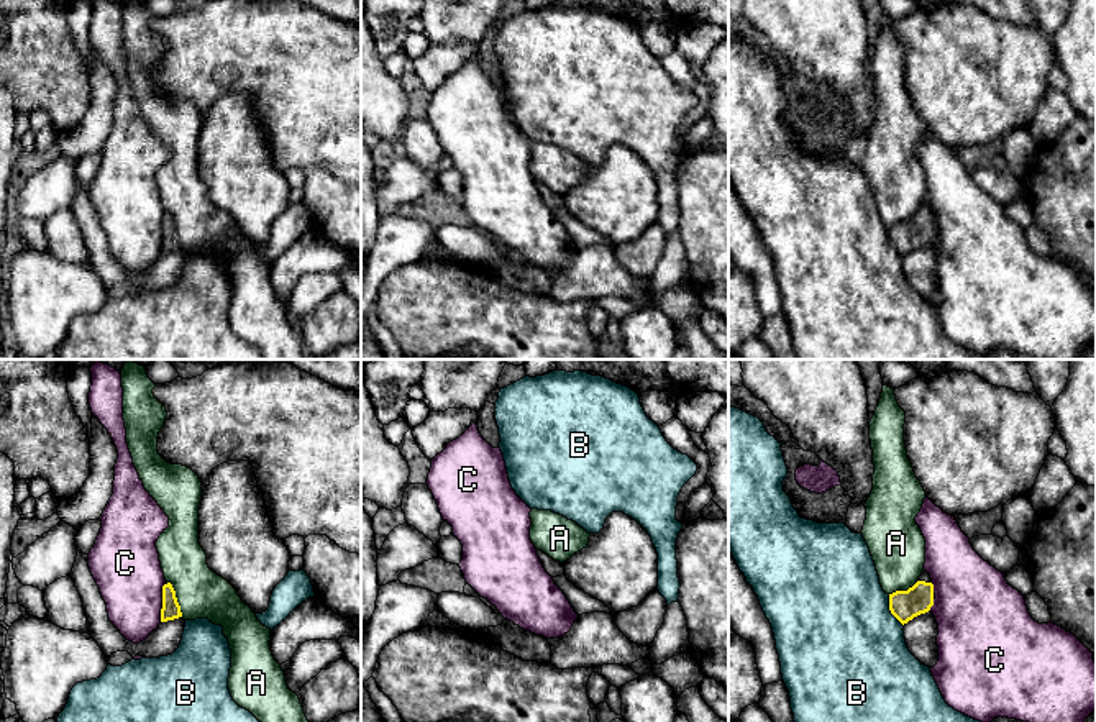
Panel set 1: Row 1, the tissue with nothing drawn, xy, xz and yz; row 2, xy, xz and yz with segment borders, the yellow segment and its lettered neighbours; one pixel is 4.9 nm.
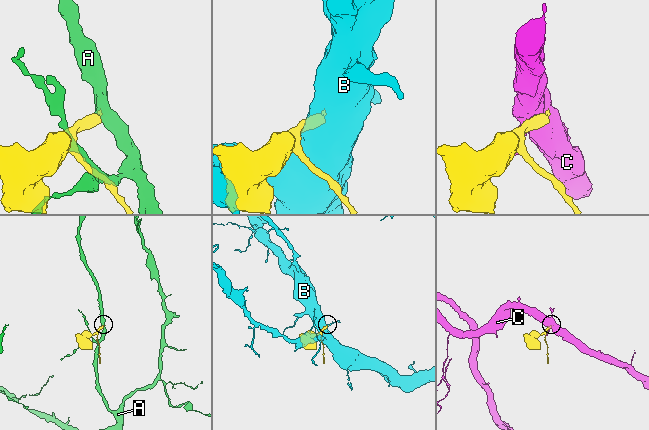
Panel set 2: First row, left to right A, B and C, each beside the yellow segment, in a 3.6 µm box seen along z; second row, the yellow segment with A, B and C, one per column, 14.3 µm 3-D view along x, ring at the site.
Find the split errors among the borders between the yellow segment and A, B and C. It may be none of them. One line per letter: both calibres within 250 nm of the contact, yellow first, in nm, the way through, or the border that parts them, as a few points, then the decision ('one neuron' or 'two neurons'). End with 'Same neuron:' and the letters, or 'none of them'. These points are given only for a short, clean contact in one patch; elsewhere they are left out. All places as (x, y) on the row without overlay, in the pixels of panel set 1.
A: 90 nm thick on the yellow side, 240 nm on the other; border along xy (168, 214), (182, 248); two neurons
B: 150 nm thick on the yellow side, 500 nm on the other; two neurons
C: 90 nm thick on the yellow side, 320 nm on the other; two neurons
Same neuron: none of them

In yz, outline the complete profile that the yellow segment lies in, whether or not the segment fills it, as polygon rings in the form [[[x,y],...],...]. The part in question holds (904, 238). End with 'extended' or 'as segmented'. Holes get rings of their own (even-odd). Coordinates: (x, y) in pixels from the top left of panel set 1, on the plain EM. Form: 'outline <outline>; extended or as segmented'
outline [[[922,203],[912,220],[889,226],[889,243],[904,258],[914,249],[929,244],[934,238],[934,231],[930,207]]]; extended

